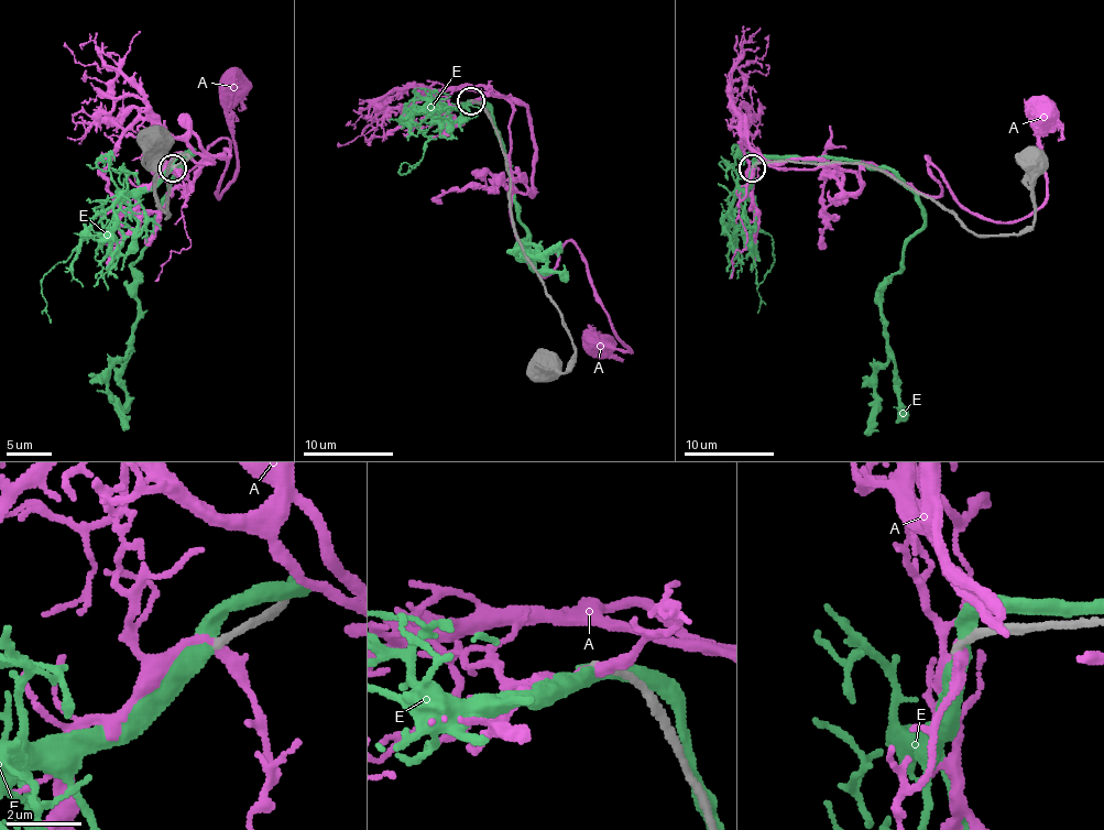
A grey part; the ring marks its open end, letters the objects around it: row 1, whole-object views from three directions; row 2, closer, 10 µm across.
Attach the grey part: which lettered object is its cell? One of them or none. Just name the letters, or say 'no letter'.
E

